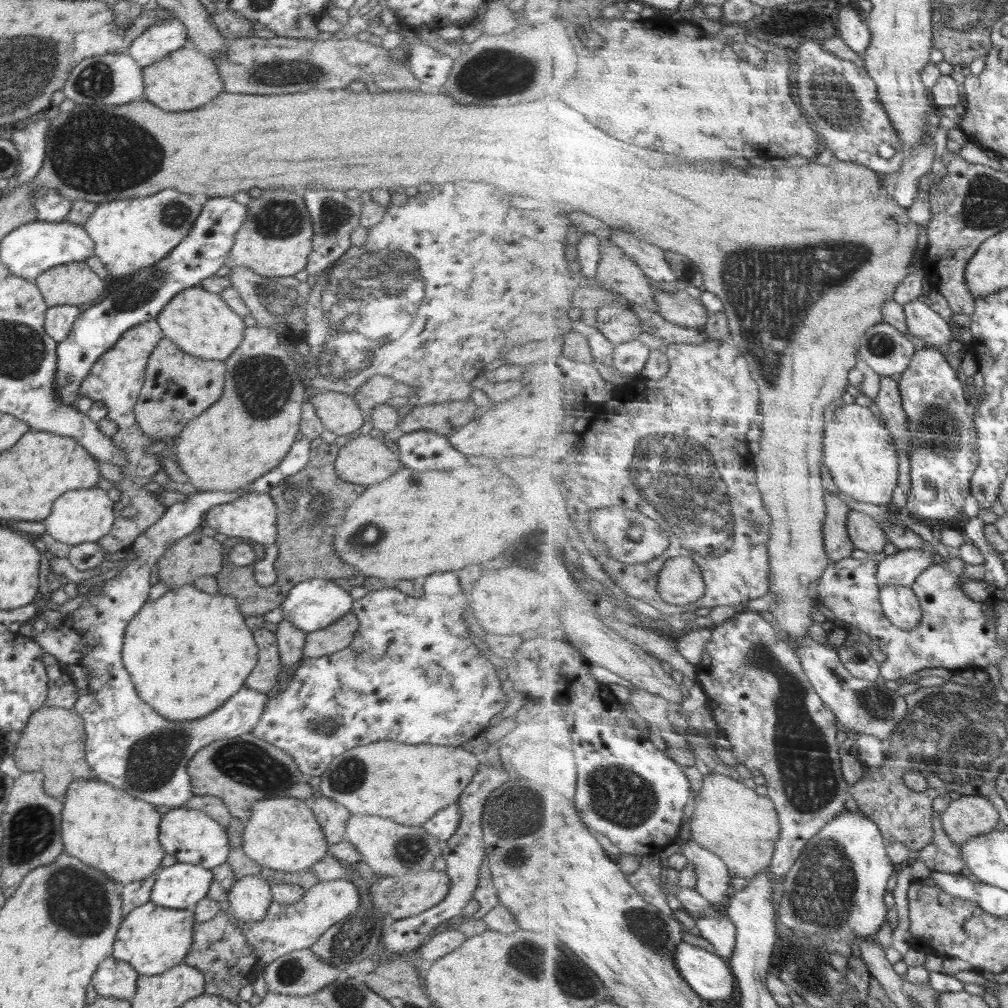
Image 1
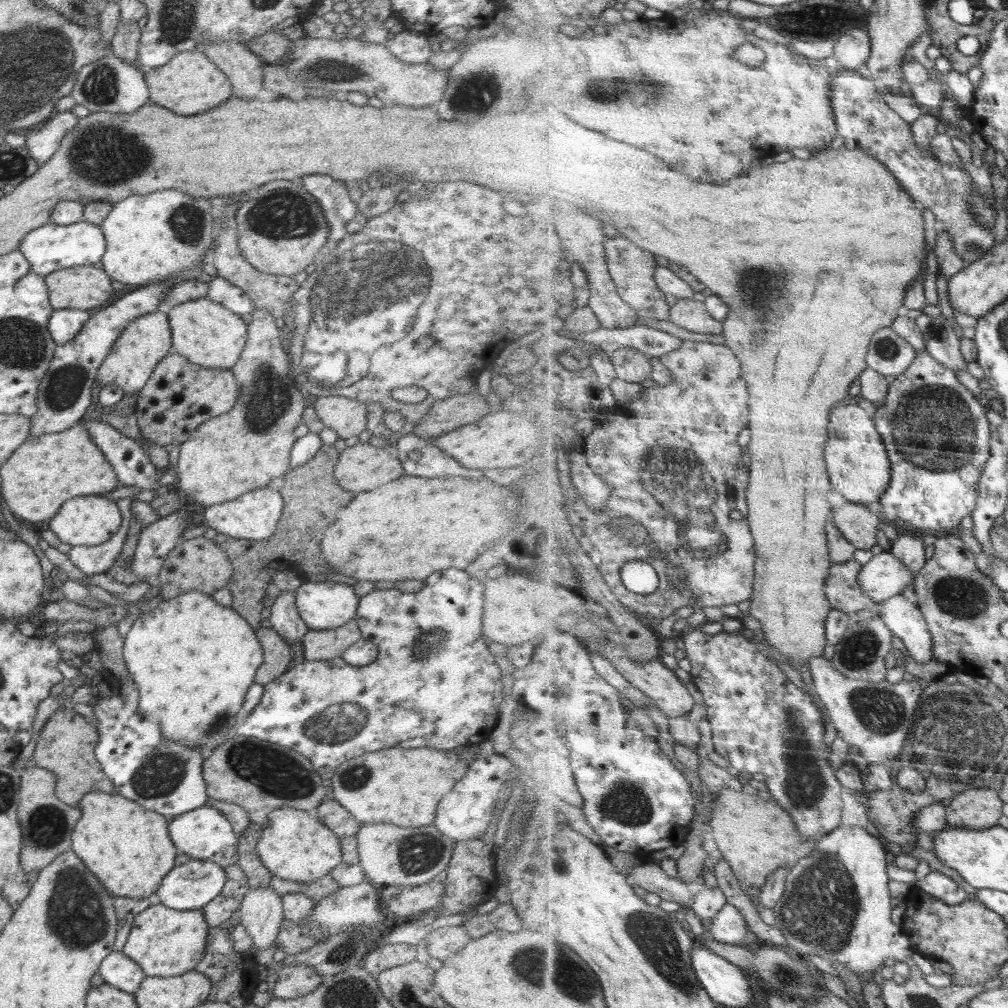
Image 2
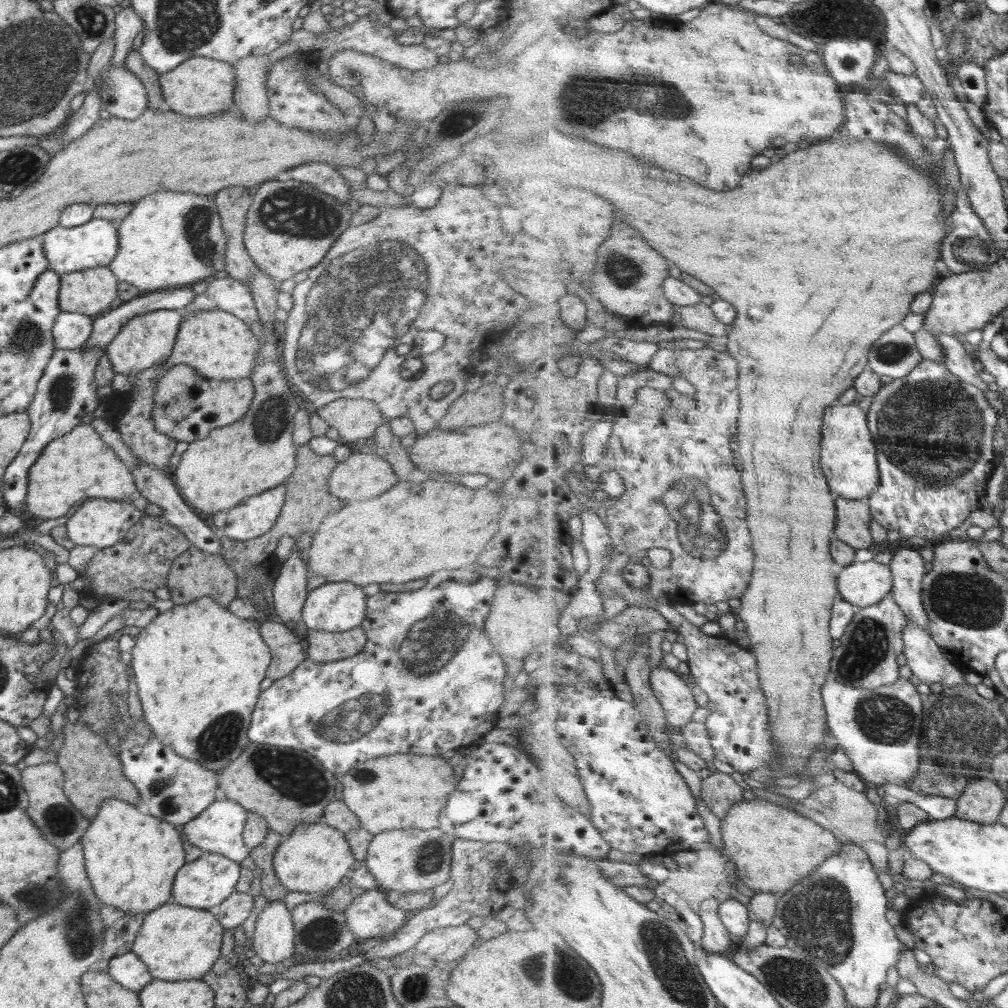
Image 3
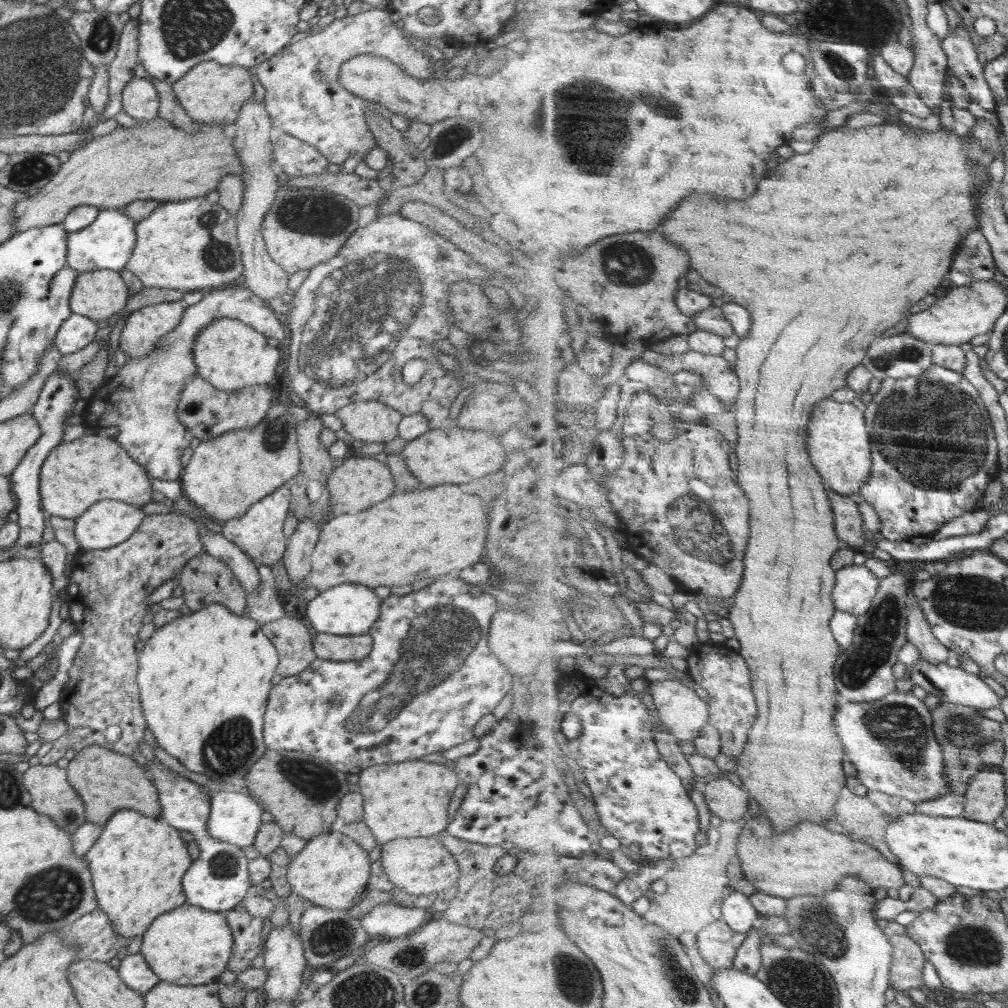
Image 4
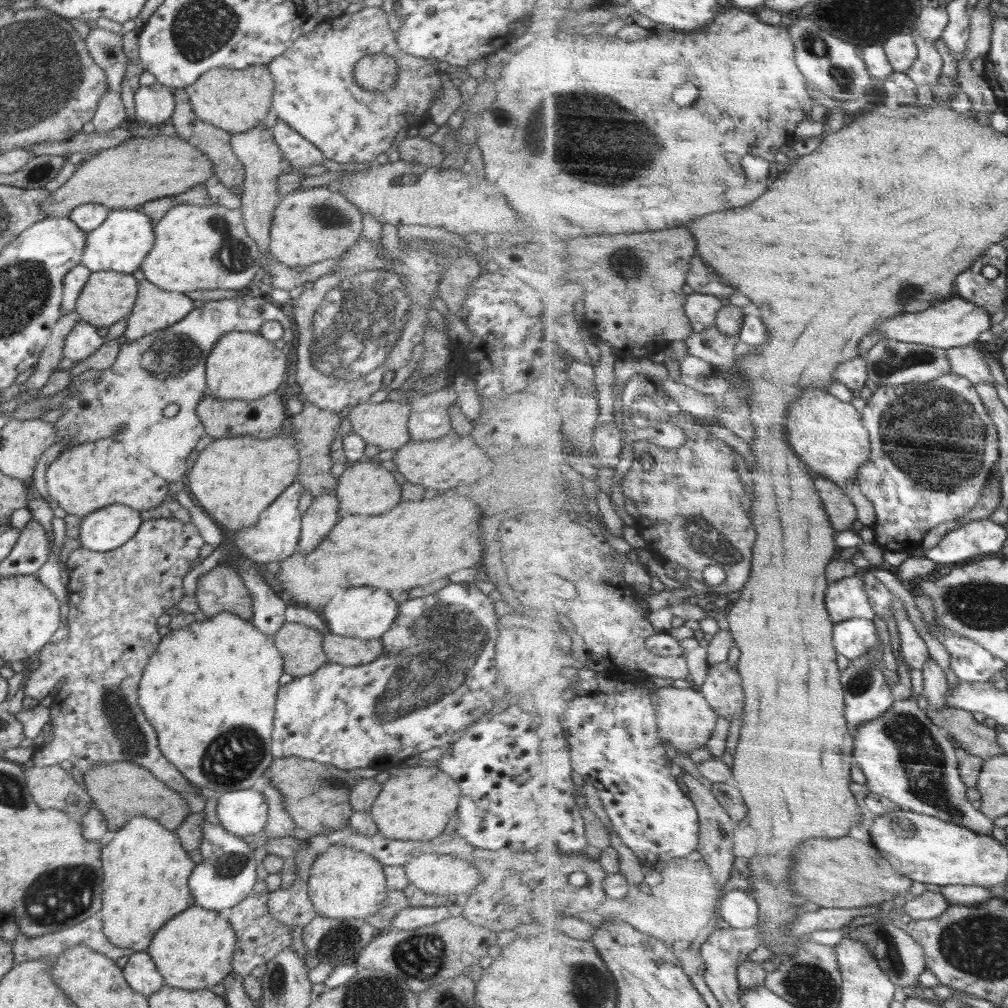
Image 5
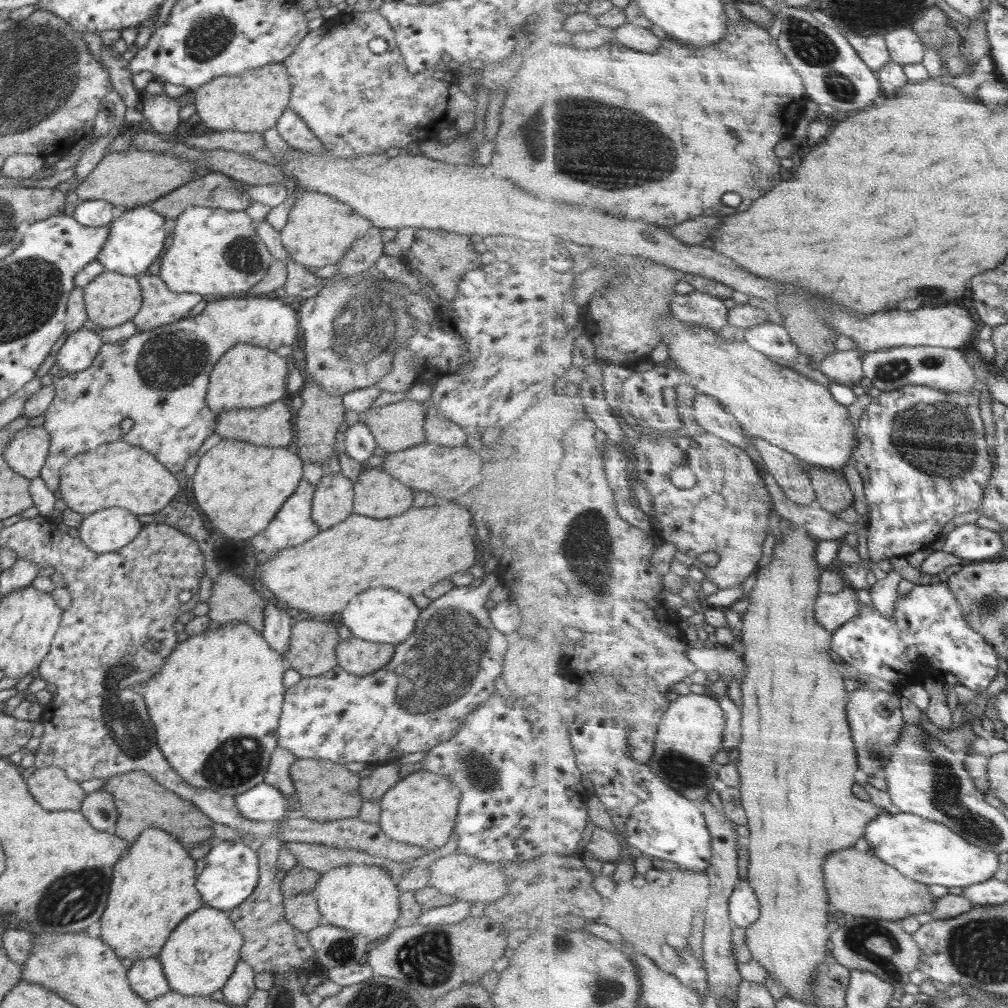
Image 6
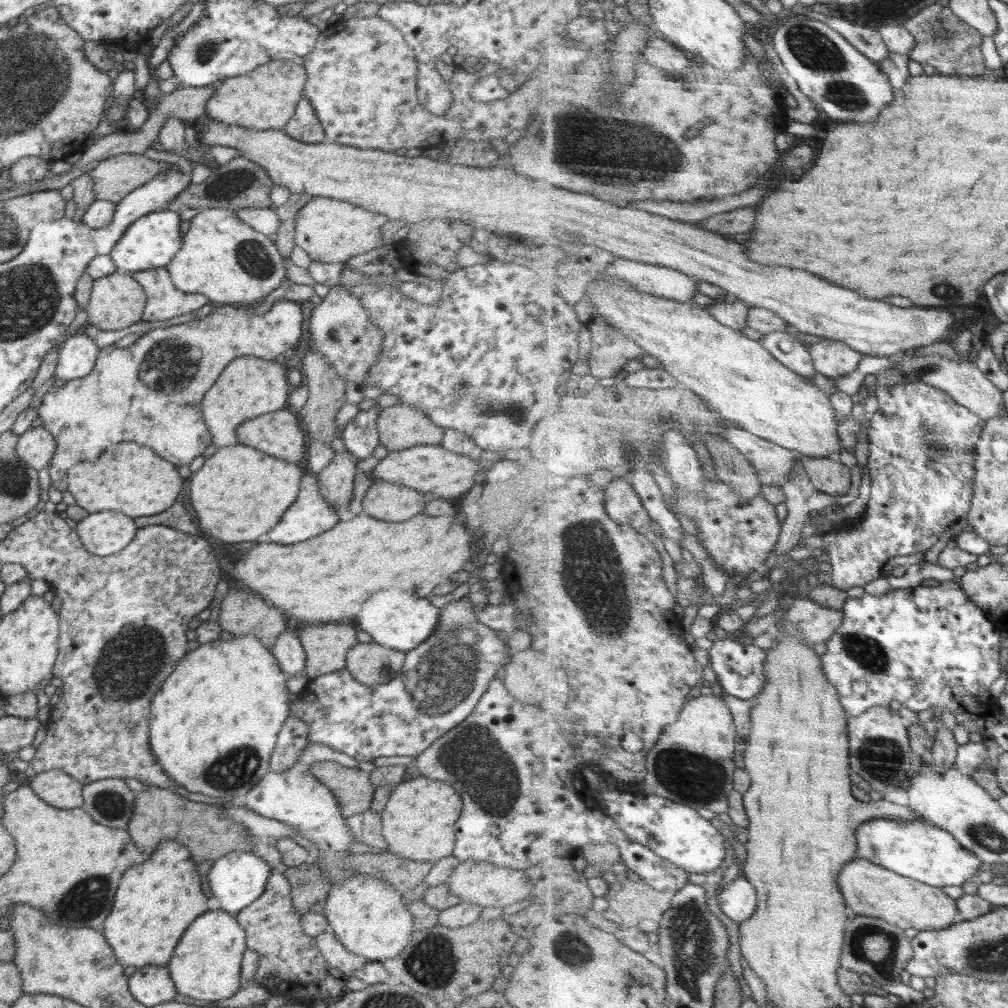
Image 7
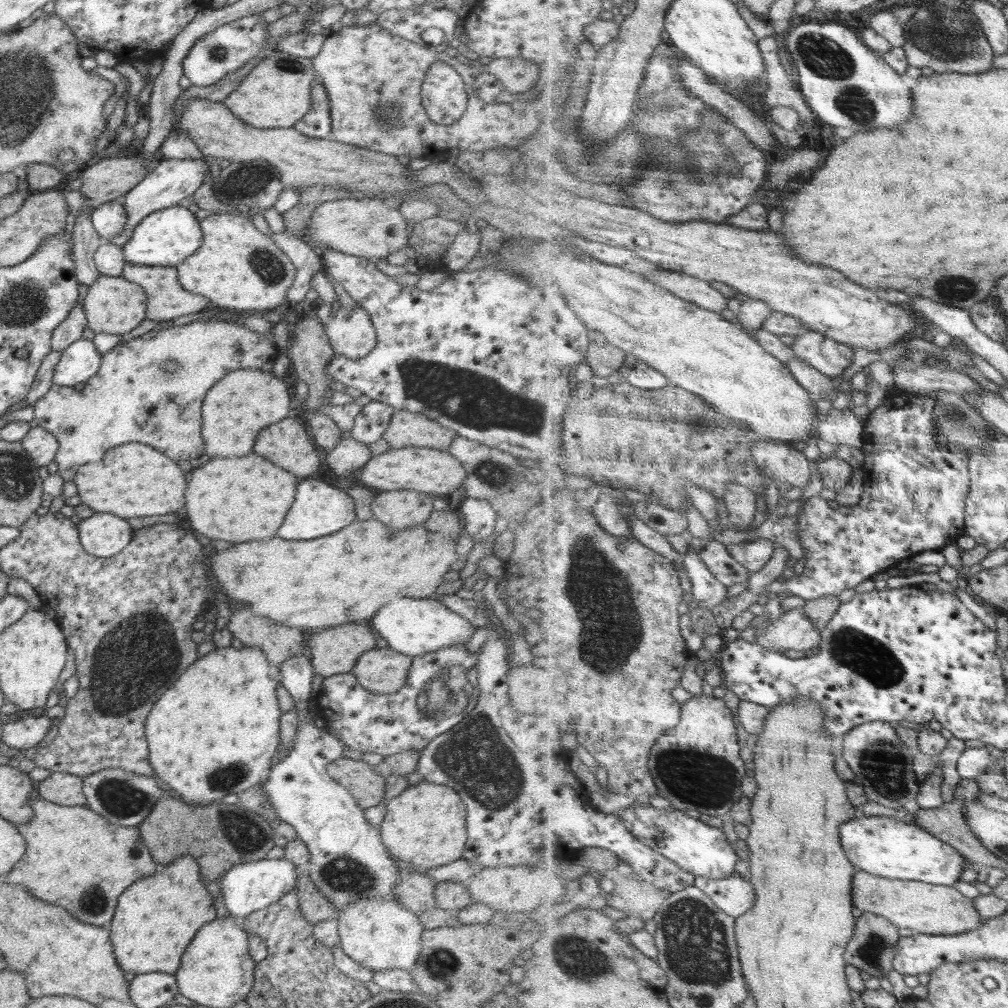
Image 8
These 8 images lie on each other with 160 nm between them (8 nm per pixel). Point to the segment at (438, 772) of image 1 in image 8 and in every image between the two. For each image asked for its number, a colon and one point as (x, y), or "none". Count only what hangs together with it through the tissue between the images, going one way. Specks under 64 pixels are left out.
2: (403, 787)
3: (400, 791)
4: (410, 799)
5: (415, 803)
6: (420, 809)
7: (418, 821)
8: (425, 825)

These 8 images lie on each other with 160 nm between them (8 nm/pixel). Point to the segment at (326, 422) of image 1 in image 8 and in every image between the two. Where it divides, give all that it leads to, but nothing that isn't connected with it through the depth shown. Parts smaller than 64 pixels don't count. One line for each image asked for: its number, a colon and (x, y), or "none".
2: (347, 417)
3: (355, 419)
4: (368, 421)
5: (385, 425)
6: (399, 426)
7: (399, 426)
8: (406, 428)

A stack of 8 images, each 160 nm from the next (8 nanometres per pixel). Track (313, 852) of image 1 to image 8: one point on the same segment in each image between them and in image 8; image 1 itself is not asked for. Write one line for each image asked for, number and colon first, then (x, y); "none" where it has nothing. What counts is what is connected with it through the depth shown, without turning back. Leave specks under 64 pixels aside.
2: (294, 845)
3: (316, 857)
4: (332, 871)
5: (344, 883)
6: (365, 899)
7: (367, 915)
8: (379, 933)

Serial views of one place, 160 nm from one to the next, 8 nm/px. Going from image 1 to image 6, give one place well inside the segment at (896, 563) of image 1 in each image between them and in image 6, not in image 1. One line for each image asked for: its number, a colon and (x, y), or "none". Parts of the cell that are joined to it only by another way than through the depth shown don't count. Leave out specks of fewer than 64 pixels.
2: (885, 575)
3: (864, 584)
4: (857, 586)
5: (848, 598)
6: (833, 610)

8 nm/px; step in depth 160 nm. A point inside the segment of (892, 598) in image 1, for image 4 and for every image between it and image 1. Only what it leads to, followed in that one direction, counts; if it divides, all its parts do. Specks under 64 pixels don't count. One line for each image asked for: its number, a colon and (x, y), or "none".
2: (906, 618)
3: (927, 660)
4: (953, 684)

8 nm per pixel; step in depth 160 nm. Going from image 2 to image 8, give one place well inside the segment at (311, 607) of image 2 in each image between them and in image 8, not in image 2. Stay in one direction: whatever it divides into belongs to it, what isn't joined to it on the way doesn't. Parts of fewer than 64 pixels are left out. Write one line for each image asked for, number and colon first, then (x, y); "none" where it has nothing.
3: (335, 607)
4: (348, 609)
5: (367, 613)
6: (383, 616)
7: (399, 620)
8: (412, 626)

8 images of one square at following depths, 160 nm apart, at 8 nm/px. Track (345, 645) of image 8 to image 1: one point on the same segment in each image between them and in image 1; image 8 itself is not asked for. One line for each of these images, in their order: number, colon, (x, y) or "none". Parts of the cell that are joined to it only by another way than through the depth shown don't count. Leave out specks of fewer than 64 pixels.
1: (264, 676)
2: (277, 654)
3: (287, 653)
4: (292, 639)
5: (301, 647)
6: (312, 647)
7: (326, 645)

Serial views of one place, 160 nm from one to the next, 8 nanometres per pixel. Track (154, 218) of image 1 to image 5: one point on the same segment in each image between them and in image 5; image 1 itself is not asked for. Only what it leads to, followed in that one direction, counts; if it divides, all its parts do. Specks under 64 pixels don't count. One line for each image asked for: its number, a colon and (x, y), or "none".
2: (150, 238)
3: (187, 245)
4: (191, 244)
5: (196, 247)

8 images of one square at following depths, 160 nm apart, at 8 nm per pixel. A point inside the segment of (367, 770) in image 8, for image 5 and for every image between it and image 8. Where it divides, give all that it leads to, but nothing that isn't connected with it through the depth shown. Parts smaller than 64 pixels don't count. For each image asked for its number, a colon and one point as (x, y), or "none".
5: (316, 795)
6: (325, 790)
7: (353, 788)

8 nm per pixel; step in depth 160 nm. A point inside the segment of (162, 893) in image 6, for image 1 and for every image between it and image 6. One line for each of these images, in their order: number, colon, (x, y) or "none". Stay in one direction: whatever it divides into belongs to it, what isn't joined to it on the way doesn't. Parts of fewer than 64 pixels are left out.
1: (104, 827)
2: (128, 847)
3: (132, 859)
4: (138, 863)
5: (146, 871)

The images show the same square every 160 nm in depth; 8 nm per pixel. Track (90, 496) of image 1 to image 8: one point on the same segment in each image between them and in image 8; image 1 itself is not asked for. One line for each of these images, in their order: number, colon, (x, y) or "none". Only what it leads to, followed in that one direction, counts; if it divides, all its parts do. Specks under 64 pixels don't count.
2: (90, 520)
3: (101, 523)
4: (107, 523)
5: (106, 529)
6: (104, 531)
7: (103, 533)
8: (103, 534)

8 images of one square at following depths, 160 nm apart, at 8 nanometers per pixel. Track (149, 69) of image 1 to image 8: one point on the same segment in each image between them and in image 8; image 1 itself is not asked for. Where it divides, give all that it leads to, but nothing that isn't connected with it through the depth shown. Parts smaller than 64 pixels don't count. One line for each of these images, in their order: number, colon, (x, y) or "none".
2: (189, 83)
3: (199, 86)
4: (210, 93)
5: (234, 100)
6: (251, 102)
7: (265, 98)
8: (276, 93)

